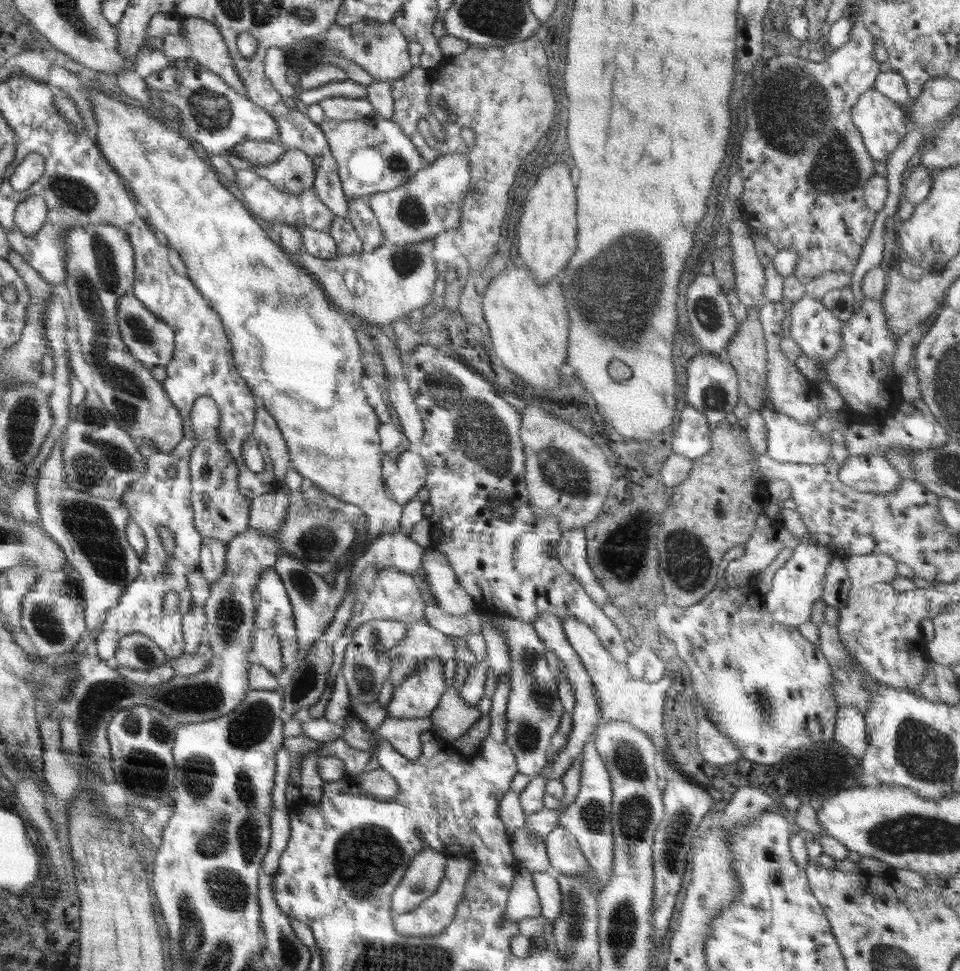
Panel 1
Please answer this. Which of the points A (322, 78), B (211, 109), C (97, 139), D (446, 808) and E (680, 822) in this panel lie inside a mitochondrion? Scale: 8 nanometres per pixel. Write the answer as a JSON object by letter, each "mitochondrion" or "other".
{"A":"other","B":"mitochondrion","C":"other","D":"other","E":"mitochondrion"}

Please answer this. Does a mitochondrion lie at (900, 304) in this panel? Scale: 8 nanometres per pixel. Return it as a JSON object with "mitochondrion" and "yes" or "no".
{"mitochondrion":"no"}

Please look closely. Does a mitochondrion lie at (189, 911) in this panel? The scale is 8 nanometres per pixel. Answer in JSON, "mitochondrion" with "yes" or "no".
{"mitochondrion":"yes"}

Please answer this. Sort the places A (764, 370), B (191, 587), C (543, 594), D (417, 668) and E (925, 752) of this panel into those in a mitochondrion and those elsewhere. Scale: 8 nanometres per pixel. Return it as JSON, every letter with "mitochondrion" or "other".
{"A":"other","B":"other","C":"other","D":"other","E":"mitochondrion"}

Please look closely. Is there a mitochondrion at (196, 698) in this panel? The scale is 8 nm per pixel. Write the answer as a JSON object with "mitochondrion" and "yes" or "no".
{"mitochondrion":"yes"}

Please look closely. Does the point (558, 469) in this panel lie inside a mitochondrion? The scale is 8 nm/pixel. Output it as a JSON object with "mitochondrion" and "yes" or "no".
{"mitochondrion":"yes"}

